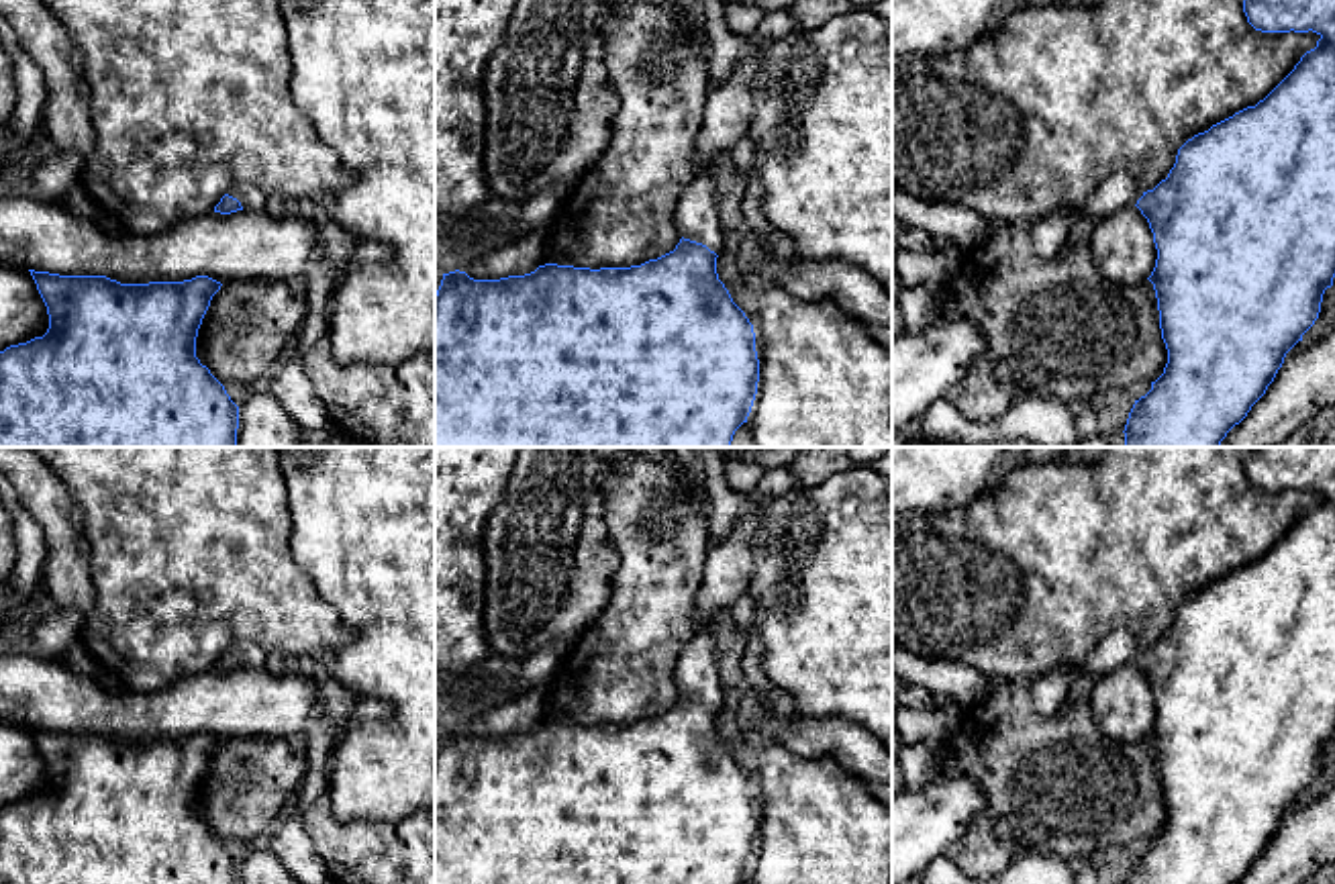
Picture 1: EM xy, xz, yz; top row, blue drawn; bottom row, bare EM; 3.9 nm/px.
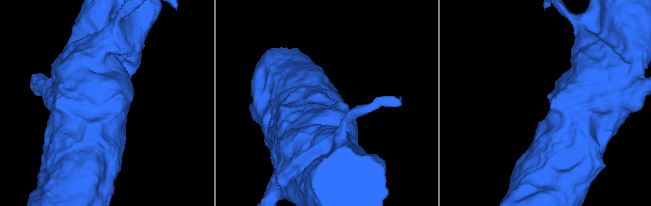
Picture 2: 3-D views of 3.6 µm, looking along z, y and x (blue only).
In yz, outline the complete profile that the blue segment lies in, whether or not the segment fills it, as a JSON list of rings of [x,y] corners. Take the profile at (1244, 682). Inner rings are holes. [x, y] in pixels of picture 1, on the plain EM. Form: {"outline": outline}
{"outline": [[[1253,447],[1243,457],[1247,480],[1262,490],[1304,490],[1317,504],[1306,508],[1294,527],[1255,563],[1247,563],[1233,574],[1213,582],[1208,588],[1188,596],[1176,612],[1176,621],[1168,635],[1153,647],[1143,649],[1129,631],[1117,631],[1102,639],[1086,657],[1082,668],[1068,668],[1070,678],[1090,676],[1094,680],[1117,672],[1129,664],[1137,664],[1147,676],[1157,706],[1151,733],[1161,796],[1168,806],[1164,831],[1151,839],[1151,847],[1135,857],[1125,884],[1235,884],[1251,864],[1266,851],[1286,811],[1302,798],[1302,792],[1315,782],[1321,770],[1323,751],[1333,743],[1335,735],[1335,447]]]}

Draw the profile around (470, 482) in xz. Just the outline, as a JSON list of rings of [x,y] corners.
[[[435,447],[435,672],[469,676],[488,655],[484,525],[508,492],[521,447]]]

